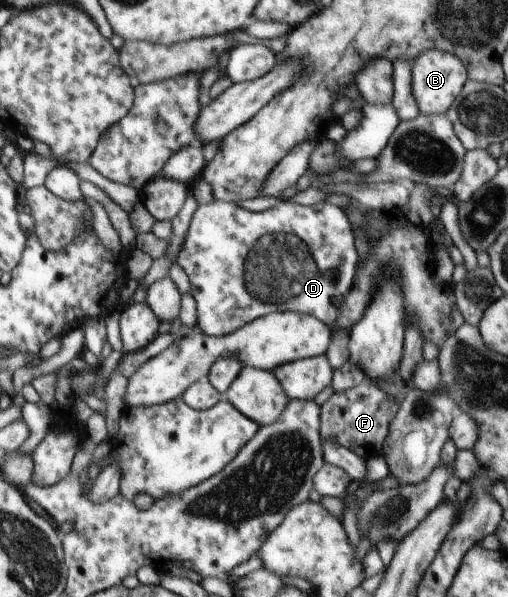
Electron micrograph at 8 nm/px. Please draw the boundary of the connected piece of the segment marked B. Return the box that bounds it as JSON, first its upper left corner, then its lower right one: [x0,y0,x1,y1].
[411,49,467,115]

